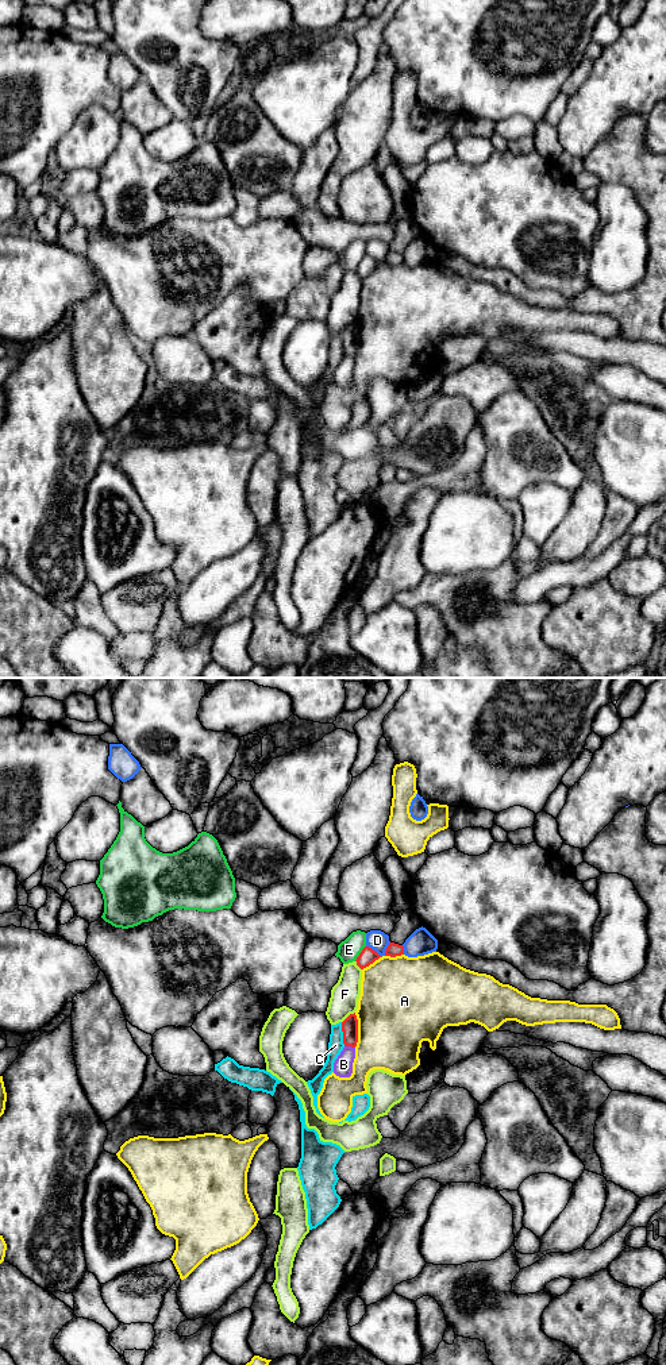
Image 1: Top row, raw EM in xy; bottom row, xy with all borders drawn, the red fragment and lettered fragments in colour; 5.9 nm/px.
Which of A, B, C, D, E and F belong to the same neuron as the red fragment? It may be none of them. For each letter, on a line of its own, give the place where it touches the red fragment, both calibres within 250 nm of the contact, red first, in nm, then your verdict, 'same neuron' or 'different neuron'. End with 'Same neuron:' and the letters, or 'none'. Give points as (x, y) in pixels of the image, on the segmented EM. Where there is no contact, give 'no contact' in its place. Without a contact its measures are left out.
A: xy (357, 1030) | 100/460 nm | different neuron
B: xy (350, 1045) | 100/110 nm | different neuron
C: xy (343, 1034) | 100/90 nm | different neuron
D: xy (374, 951) | 100/120 nm | different neuron
E: xy (360, 953) | 100/130 nm | different neuron
F: xy (347, 1017) | 100/170 nm | different neuron
Same neuron: none

